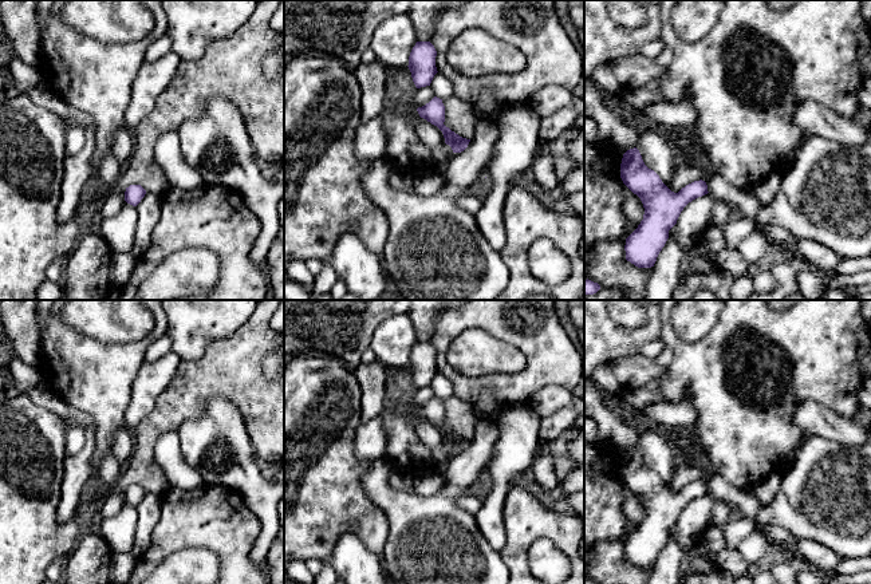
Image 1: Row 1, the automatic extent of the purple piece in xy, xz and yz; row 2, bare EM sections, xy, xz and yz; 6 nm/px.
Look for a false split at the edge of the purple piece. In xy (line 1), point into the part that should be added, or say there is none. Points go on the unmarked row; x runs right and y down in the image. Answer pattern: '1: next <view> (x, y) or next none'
1: next none

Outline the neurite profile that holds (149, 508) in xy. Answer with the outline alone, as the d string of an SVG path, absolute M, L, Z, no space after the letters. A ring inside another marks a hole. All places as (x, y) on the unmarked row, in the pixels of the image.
M146 492L145 497L137 505L138 521L134 544L130 551L135 561L145 555L151 544L151 533L159 520L161 505L162 497L150 492Z

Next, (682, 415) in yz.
M687 400L674 405L659 402L647 407L645 414L658 426L669 430L683 430L687 433L690 433L697 421L697 410Z

